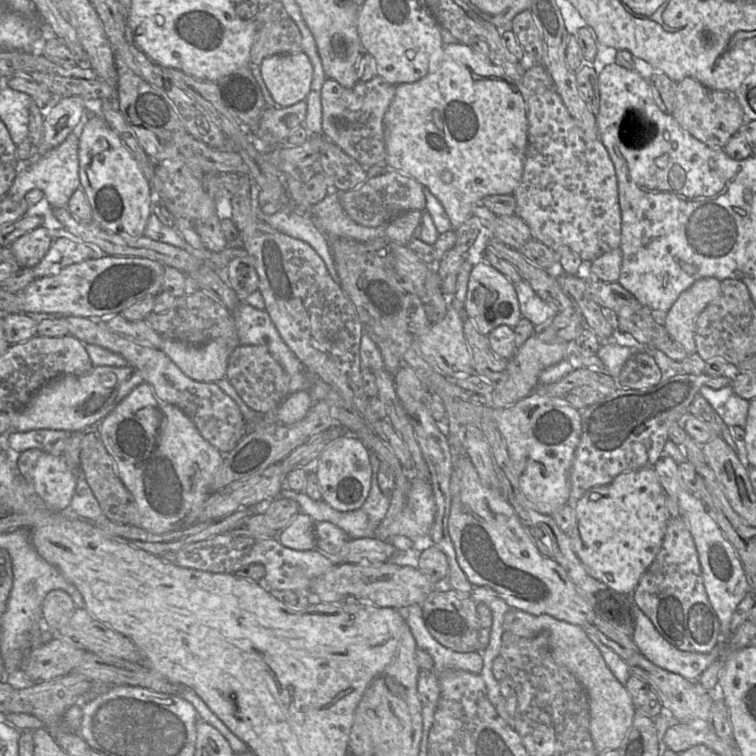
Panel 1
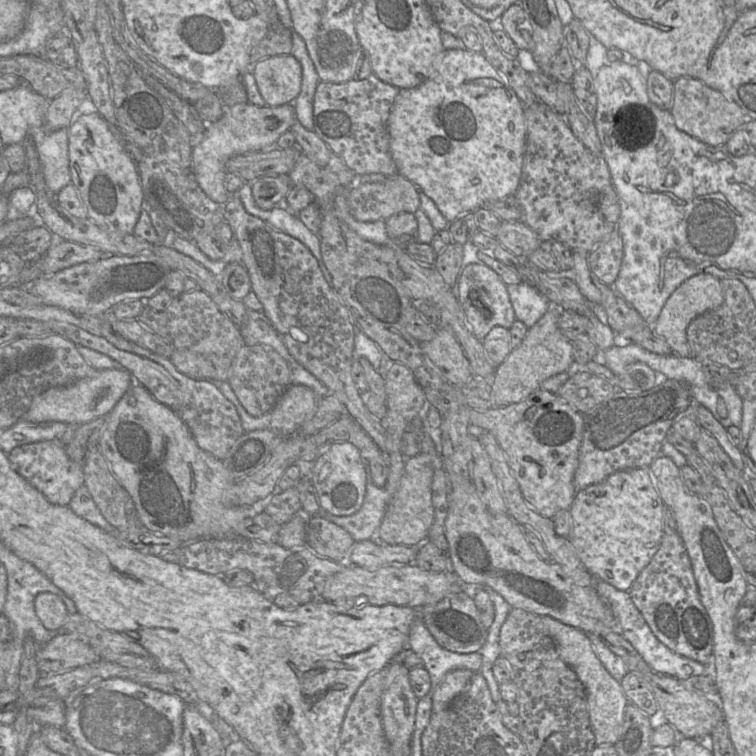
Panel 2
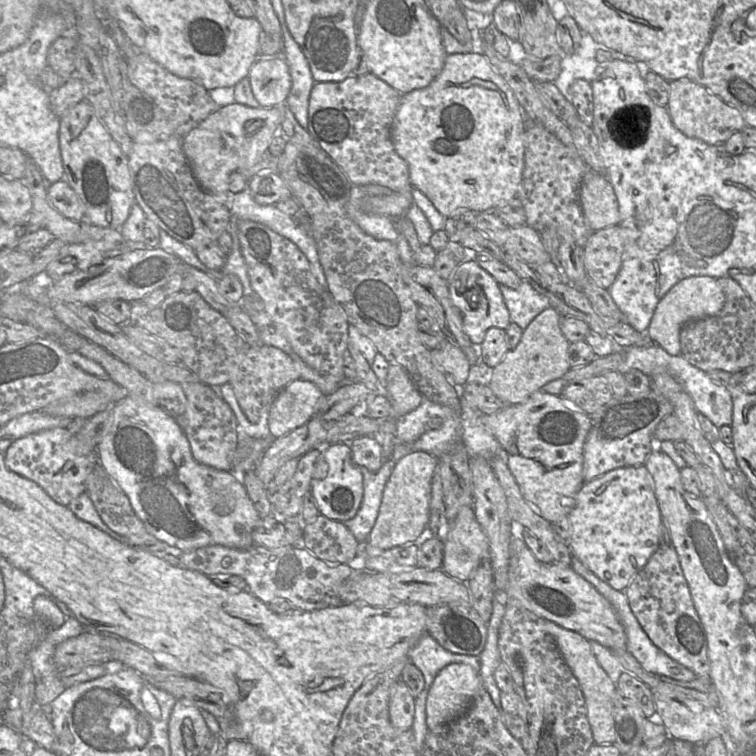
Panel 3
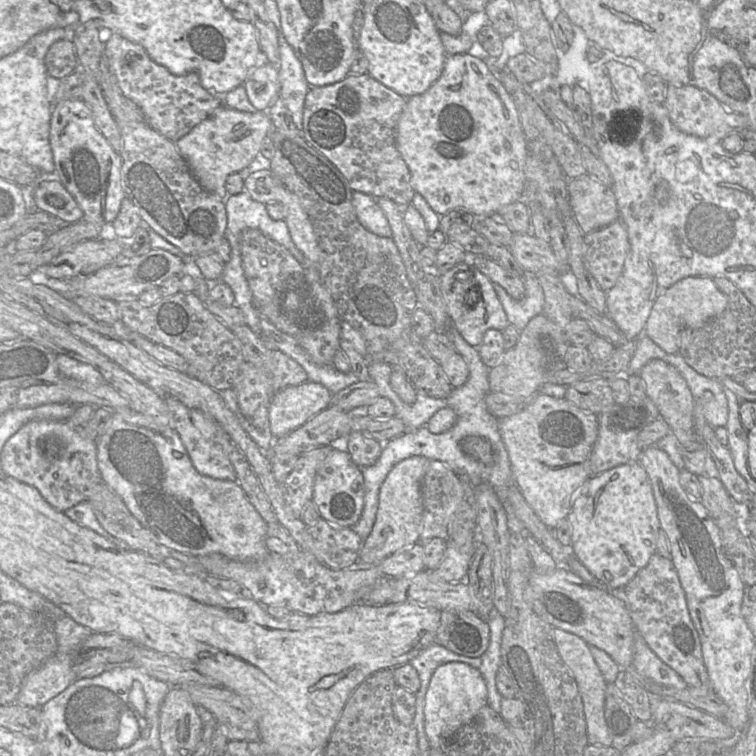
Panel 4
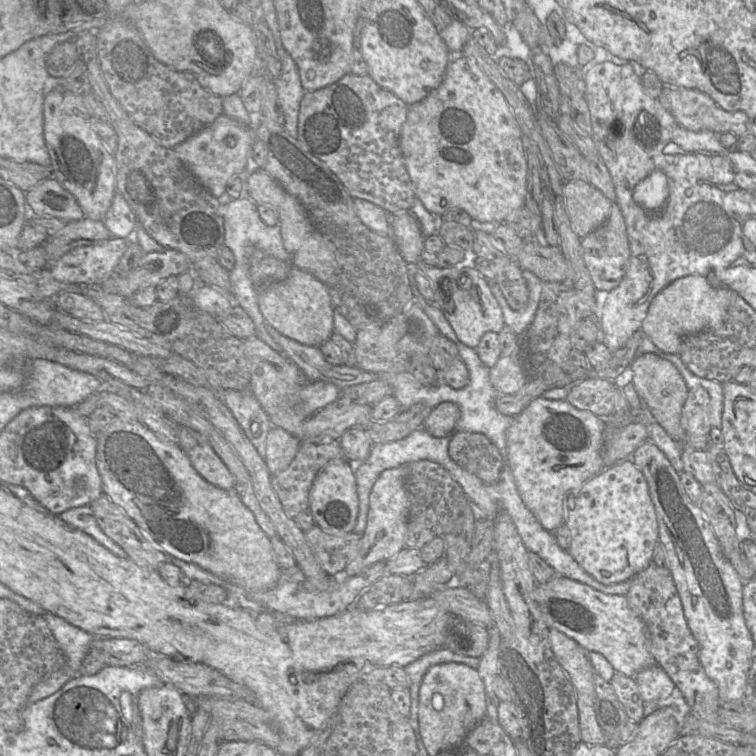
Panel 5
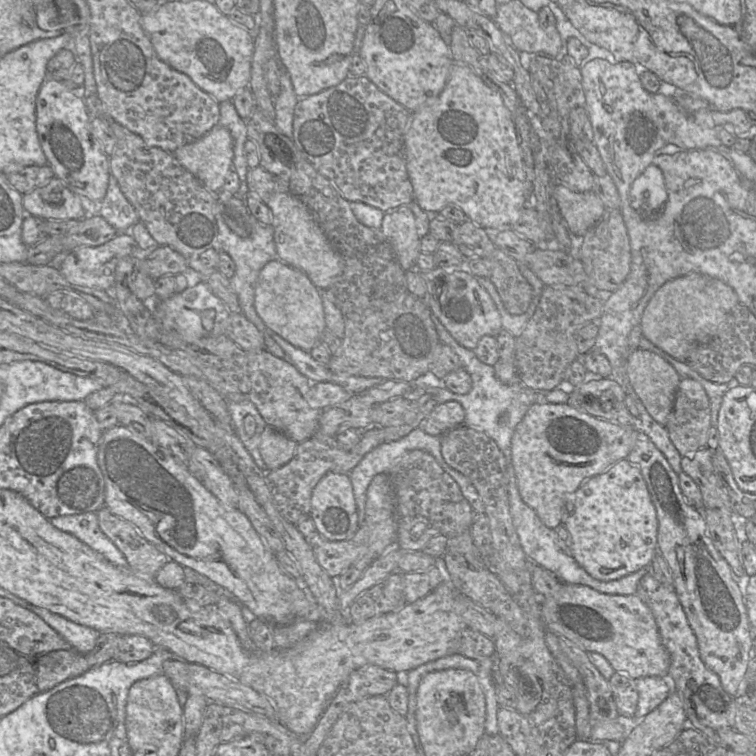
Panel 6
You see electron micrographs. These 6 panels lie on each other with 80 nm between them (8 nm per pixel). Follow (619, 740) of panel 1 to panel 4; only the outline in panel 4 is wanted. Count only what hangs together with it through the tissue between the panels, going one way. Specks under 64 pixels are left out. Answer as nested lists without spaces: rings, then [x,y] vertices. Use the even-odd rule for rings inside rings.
[[[548,622],[546,623],[551,627],[551,635],[554,637],[562,660],[570,669],[577,682],[584,707],[588,744],[594,746],[612,746],[612,737],[604,715],[607,682],[591,653],[590,645],[579,636],[553,627]]]

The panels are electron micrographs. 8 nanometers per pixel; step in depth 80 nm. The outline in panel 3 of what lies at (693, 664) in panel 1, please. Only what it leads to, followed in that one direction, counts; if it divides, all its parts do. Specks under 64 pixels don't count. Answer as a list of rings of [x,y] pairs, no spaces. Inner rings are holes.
[[[572,556],[570,566],[577,574],[579,574],[586,581],[592,584],[596,588],[596,590],[601,595],[603,595],[611,604],[624,628],[626,634],[627,651],[629,651],[636,658],[636,660],[647,672],[684,682],[690,682],[696,678],[695,673],[692,670],[686,668],[685,666],[670,658],[650,640],[650,638],[638,622],[637,618],[633,614],[625,592],[615,590],[606,582],[602,581],[593,572],[591,572],[579,559],[574,556]]]

